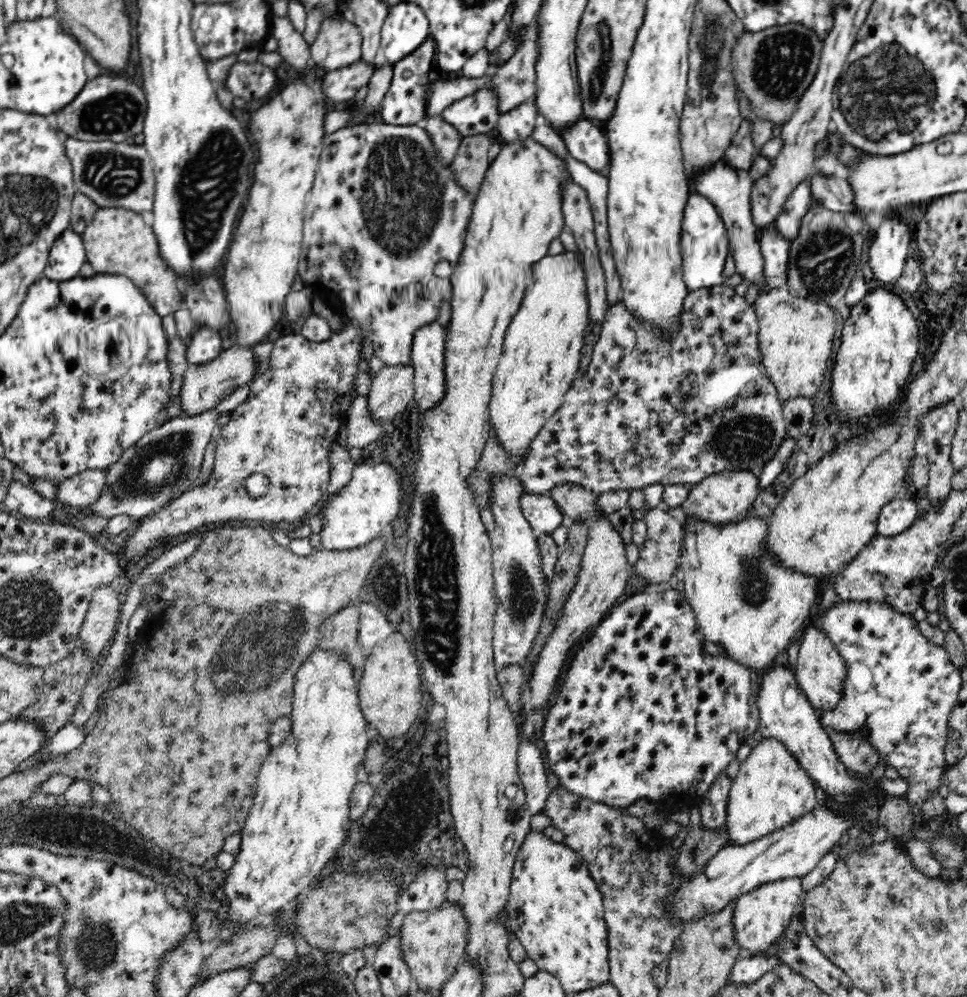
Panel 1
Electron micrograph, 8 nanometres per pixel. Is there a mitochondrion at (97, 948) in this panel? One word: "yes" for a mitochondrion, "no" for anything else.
yes

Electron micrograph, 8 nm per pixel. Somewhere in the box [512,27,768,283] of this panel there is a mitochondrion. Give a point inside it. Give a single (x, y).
(595, 89)

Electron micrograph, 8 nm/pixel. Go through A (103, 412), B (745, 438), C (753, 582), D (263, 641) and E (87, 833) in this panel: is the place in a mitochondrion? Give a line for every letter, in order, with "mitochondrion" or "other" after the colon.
A: other
B: mitochondrion
C: mitochondrion
D: mitochondrion
E: mitochondrion

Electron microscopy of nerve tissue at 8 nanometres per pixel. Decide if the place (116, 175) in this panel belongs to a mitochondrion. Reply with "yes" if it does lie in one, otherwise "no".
yes

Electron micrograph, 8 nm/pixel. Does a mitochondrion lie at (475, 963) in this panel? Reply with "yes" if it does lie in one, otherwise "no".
no

